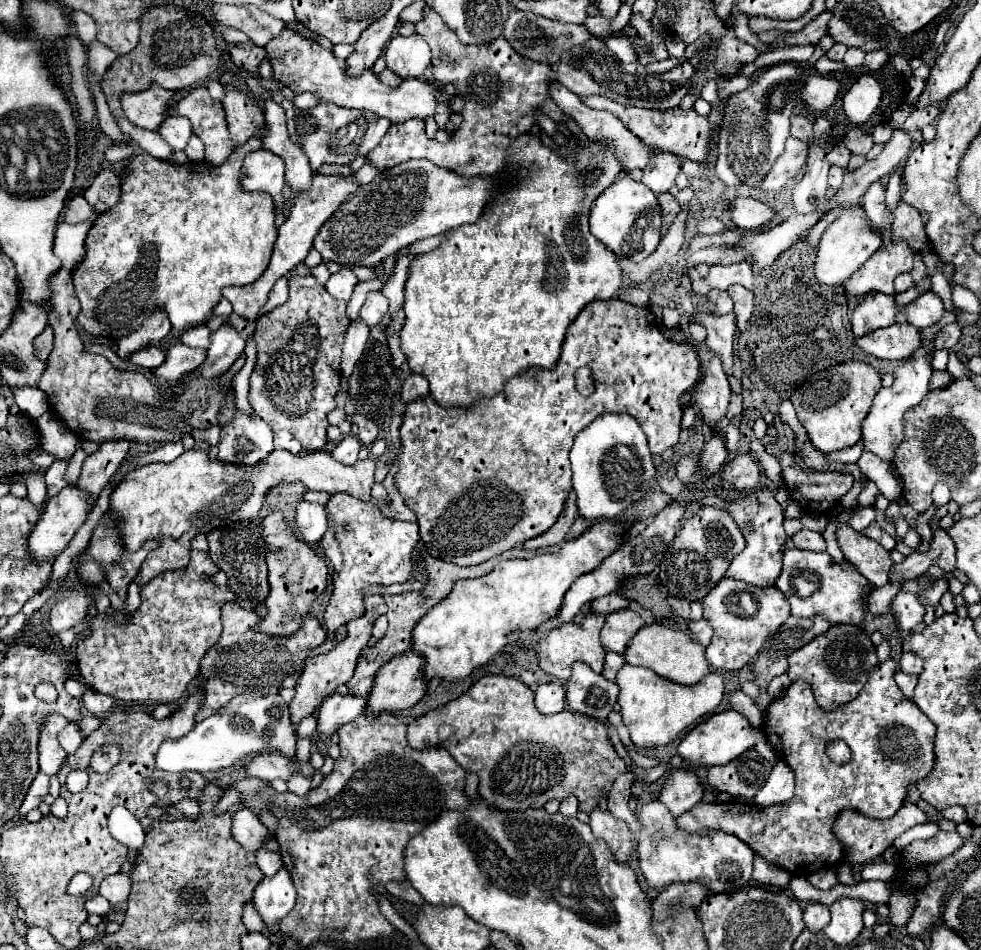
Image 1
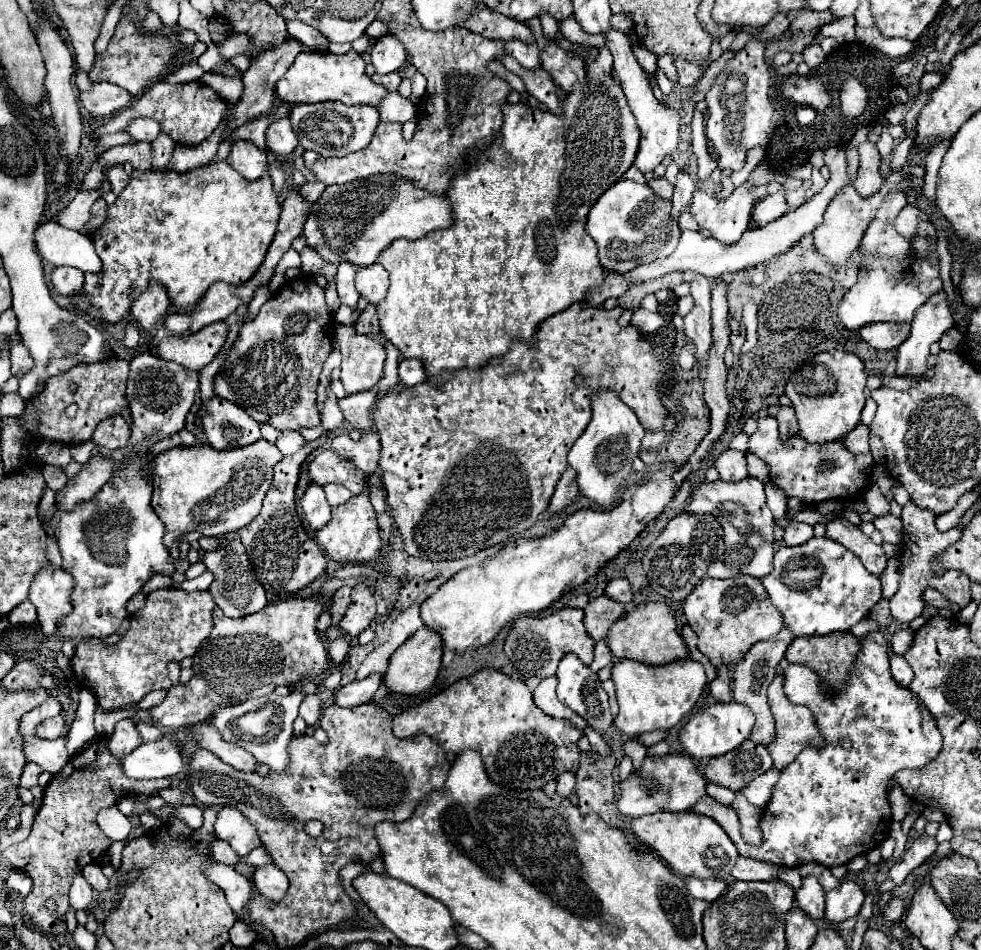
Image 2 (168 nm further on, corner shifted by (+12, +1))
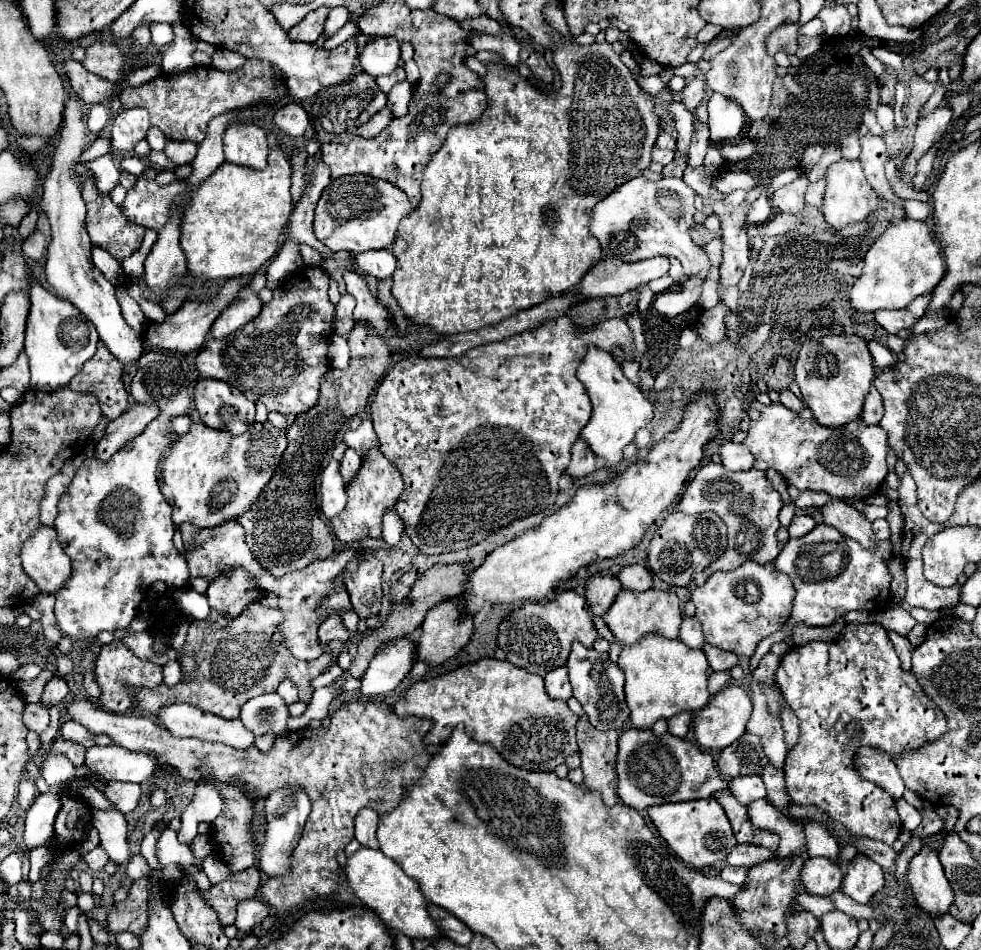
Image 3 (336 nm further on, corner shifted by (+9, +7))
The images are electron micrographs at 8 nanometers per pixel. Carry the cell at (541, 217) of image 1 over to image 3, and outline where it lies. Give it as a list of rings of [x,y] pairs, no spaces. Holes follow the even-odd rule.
[[[557,33],[555,37],[557,37],[555,41],[559,47],[557,69],[561,69],[563,87],[553,93],[545,93],[545,91],[535,89],[527,79],[523,79],[515,71],[515,67],[487,65],[487,75],[483,77],[483,83],[485,83],[485,93],[489,99],[489,109],[483,113],[477,125],[459,125],[451,129],[445,145],[431,157],[429,165],[423,171],[423,183],[421,183],[423,199],[419,207],[415,207],[415,211],[401,221],[395,243],[389,249],[397,259],[397,269],[391,277],[393,279],[391,295],[395,297],[405,317],[415,327],[429,327],[433,333],[439,333],[439,335],[477,331],[481,327],[497,325],[503,319],[513,317],[515,313],[529,309],[533,305],[539,305],[541,301],[547,301],[551,295],[565,293],[567,289],[577,285],[585,277],[589,267],[601,259],[599,241],[597,237],[593,237],[589,229],[591,211],[595,203],[601,201],[605,195],[613,193],[625,181],[641,175],[641,171],[647,169],[651,163],[651,149],[661,131],[659,121],[653,115],[653,101],[641,93],[631,71],[621,63],[613,45],[605,41],[593,43],[593,45],[575,45],[571,41],[563,41]]]

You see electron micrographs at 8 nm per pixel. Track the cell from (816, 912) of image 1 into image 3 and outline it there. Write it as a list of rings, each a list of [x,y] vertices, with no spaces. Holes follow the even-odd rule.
[[[825,857],[807,859],[801,869],[801,883],[809,895],[827,897],[839,889],[841,879],[841,867]]]

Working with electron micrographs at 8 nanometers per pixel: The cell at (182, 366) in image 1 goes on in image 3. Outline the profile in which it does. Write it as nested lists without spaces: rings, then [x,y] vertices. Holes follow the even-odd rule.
[[[243,287],[237,301],[233,301],[233,305],[229,305],[229,309],[225,309],[221,317],[217,317],[209,333],[213,339],[227,337],[229,333],[235,333],[251,319],[255,319],[259,311],[261,311],[261,299],[257,297],[257,293],[253,293],[249,287]]]

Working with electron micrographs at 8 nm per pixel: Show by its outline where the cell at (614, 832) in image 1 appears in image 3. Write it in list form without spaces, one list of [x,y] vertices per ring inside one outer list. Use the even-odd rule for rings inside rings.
[[[583,715],[577,723],[577,743],[581,753],[581,769],[585,775],[583,785],[589,791],[601,793],[605,805],[613,807],[617,797],[617,731],[597,731],[587,715]]]

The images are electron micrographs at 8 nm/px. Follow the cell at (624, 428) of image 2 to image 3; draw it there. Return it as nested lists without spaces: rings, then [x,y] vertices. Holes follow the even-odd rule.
[[[597,347],[587,349],[587,355],[577,369],[577,377],[585,385],[593,405],[591,421],[581,431],[581,439],[589,445],[597,459],[603,459],[605,469],[613,469],[623,459],[623,447],[633,443],[635,433],[653,421],[653,407],[649,399],[623,375],[621,367],[611,359],[611,355]]]

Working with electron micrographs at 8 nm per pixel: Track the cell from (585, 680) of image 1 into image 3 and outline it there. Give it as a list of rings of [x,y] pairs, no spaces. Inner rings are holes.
[[[573,641],[567,659],[567,669],[569,669],[569,681],[573,685],[573,697],[583,705],[591,725],[599,731],[621,729],[629,719],[629,709],[625,705],[625,695],[623,695],[625,677],[621,669],[609,661],[607,653],[597,653],[595,649],[587,649],[579,641]]]

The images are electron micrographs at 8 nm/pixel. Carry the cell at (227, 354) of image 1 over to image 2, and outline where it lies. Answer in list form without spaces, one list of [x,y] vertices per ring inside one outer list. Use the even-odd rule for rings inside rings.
[[[140,353],[130,361],[130,377],[128,377],[128,407],[130,407],[130,443],[126,445],[124,467],[118,471],[116,477],[110,479],[110,485],[102,487],[94,499],[86,503],[78,503],[74,511],[56,511],[52,517],[52,529],[62,553],[62,567],[72,573],[74,589],[70,595],[72,613],[58,619],[58,631],[62,637],[106,637],[120,629],[122,621],[128,617],[126,603],[144,587],[144,583],[156,575],[172,575],[174,573],[174,559],[170,557],[162,537],[164,537],[164,523],[154,513],[152,501],[152,473],[150,473],[150,447],[160,439],[168,439],[172,433],[178,433],[186,425],[186,415],[196,401],[198,393],[198,373],[184,369],[178,363],[164,361],[150,353]]]

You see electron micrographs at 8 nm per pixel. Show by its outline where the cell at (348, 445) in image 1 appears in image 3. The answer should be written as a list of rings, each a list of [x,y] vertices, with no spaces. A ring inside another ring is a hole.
[[[363,419],[363,423],[355,429],[355,431],[347,431],[343,437],[345,445],[355,449],[359,453],[359,457],[365,457],[365,453],[373,447],[379,447],[377,435],[373,431],[373,423],[371,419]]]

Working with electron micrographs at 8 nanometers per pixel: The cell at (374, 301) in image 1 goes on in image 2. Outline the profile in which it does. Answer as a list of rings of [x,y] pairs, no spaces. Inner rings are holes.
[[[374,263],[374,265],[356,269],[356,287],[364,299],[372,303],[380,303],[386,297],[388,285],[390,285],[390,279],[382,265]]]

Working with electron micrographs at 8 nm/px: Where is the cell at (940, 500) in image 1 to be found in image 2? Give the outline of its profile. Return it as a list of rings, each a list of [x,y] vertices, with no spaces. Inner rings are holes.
[[[908,501],[904,507],[902,507],[902,525],[904,525],[904,533],[902,533],[902,541],[900,545],[906,547],[902,549],[900,553],[900,565],[902,565],[902,575],[900,575],[900,587],[898,587],[898,593],[890,599],[890,609],[892,609],[892,615],[896,621],[900,623],[908,623],[916,617],[922,615],[924,611],[924,599],[922,599],[922,593],[928,589],[928,587],[936,587],[944,597],[950,597],[952,601],[956,599],[956,579],[952,577],[952,571],[948,571],[946,575],[940,575],[940,577],[934,577],[930,575],[930,559],[938,553],[944,551],[944,547],[956,543],[960,539],[960,533],[962,529],[950,529],[946,533],[940,533],[936,529],[935,519],[936,516],[932,515],[930,511],[920,511],[918,505],[914,505],[912,501]],[[948,583],[948,587],[946,587]],[[952,585],[952,587],[950,587]]]

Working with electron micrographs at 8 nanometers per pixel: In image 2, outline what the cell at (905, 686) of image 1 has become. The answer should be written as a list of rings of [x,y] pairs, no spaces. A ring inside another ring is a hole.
[[[890,651],[890,665],[892,665],[892,675],[894,679],[902,685],[908,687],[912,681],[912,667],[908,665],[908,661],[904,659],[904,655],[896,655]]]

